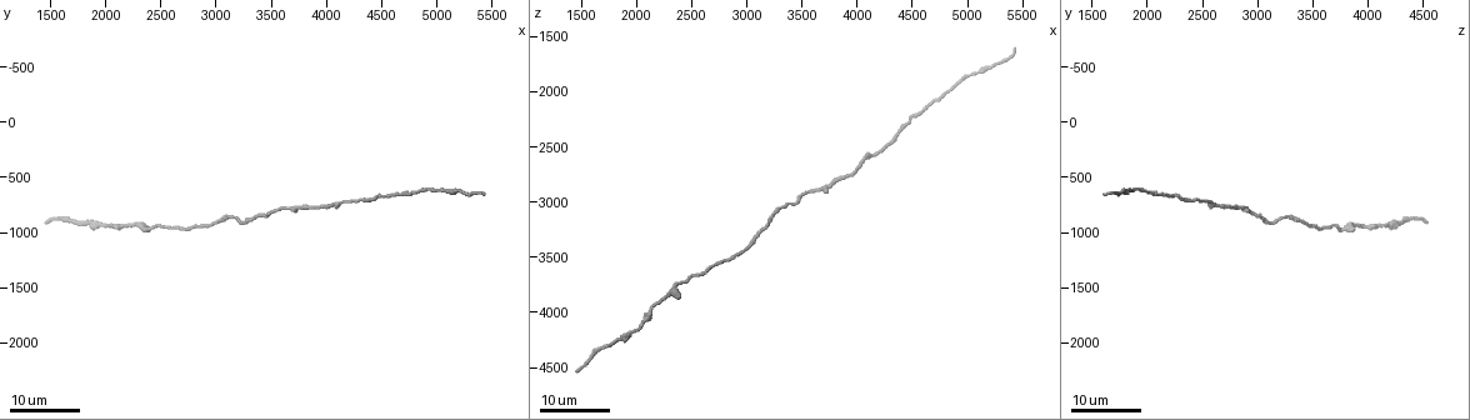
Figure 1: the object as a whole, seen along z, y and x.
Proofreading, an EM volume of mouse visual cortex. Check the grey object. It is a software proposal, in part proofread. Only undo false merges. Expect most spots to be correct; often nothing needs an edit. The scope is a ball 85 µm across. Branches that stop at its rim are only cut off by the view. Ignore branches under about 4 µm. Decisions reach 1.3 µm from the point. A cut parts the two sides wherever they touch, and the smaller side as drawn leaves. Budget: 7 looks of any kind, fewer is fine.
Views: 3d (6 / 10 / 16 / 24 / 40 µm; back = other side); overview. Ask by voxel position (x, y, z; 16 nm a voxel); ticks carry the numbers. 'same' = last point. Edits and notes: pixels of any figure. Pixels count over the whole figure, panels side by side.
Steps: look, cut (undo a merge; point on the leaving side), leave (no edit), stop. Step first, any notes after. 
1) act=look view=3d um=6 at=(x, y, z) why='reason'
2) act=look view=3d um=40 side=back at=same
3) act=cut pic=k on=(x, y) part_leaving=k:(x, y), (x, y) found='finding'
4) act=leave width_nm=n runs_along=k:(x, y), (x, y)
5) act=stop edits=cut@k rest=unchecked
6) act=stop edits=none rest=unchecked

act=look view=3d um=24 at=(3400, 820, 3000)

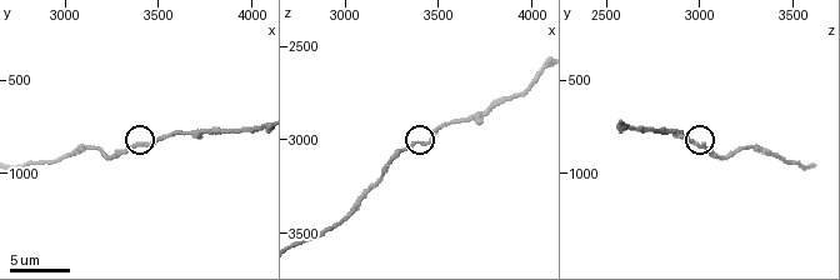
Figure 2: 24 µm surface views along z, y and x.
act=look view=3d um=10 at=(3400, 860, 3020)

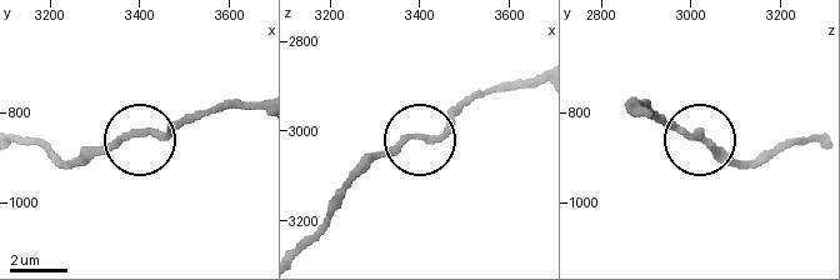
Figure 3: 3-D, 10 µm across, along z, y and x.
act=leave runs_along=3:(414, 138), (381, 153), (355, 179) found='all the same cell'

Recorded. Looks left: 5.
act=look view=3d um=24 at=(5080, 640, 1840) why='thick turns thin'

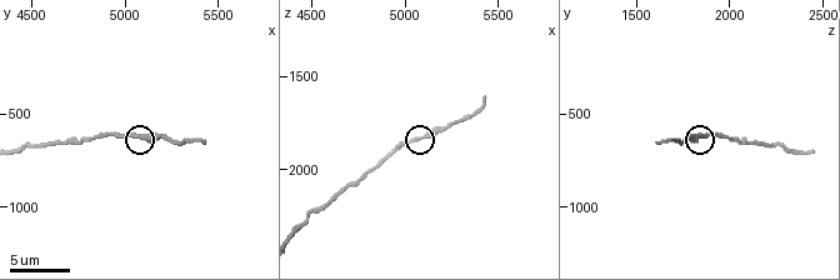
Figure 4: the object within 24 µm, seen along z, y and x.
act=look view=3d um=6 at=(5060, 600, 1840)

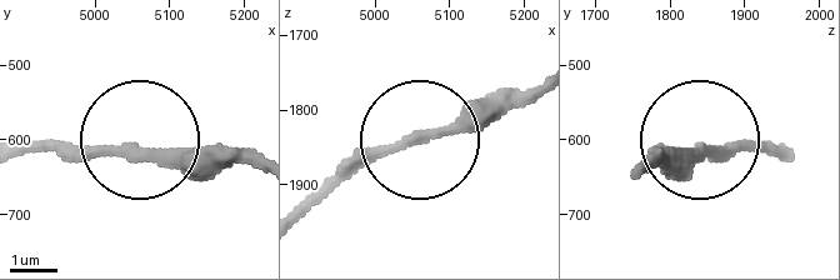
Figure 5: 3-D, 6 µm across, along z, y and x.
act=leave runs_along=5:(30, 149), (241, 145) found='continuous, no second cell'

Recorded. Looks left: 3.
act=look view=3d um=10 at=(4660, 640, 2120) why='thin neck'

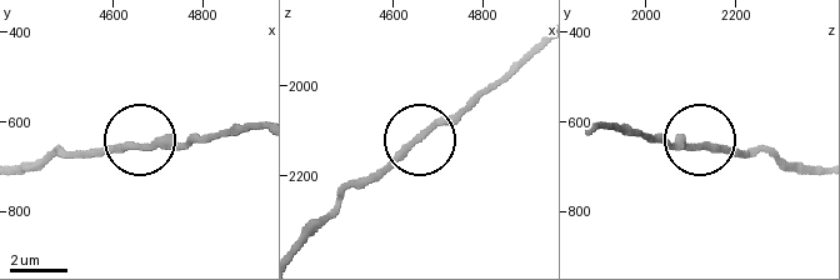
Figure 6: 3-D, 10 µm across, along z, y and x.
act=leave found='one cell here'

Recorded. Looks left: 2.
act=look view=3d um=16 at=(3780, 780, 2820) why='calibre changes'

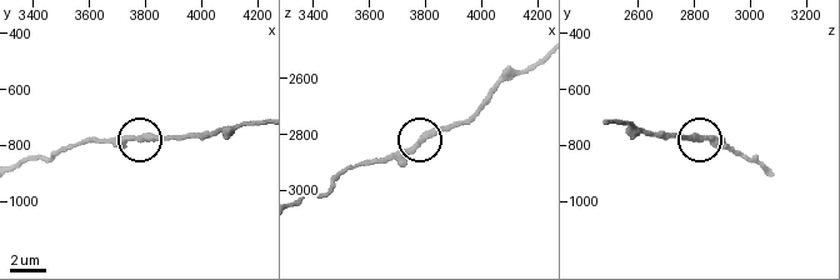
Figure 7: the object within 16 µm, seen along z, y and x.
act=leave runs_along=7:(33, 159), (51, 159), (85, 140), (183, 140) found='all the same cell'

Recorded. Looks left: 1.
act=stop edits=none rest=unchecked

